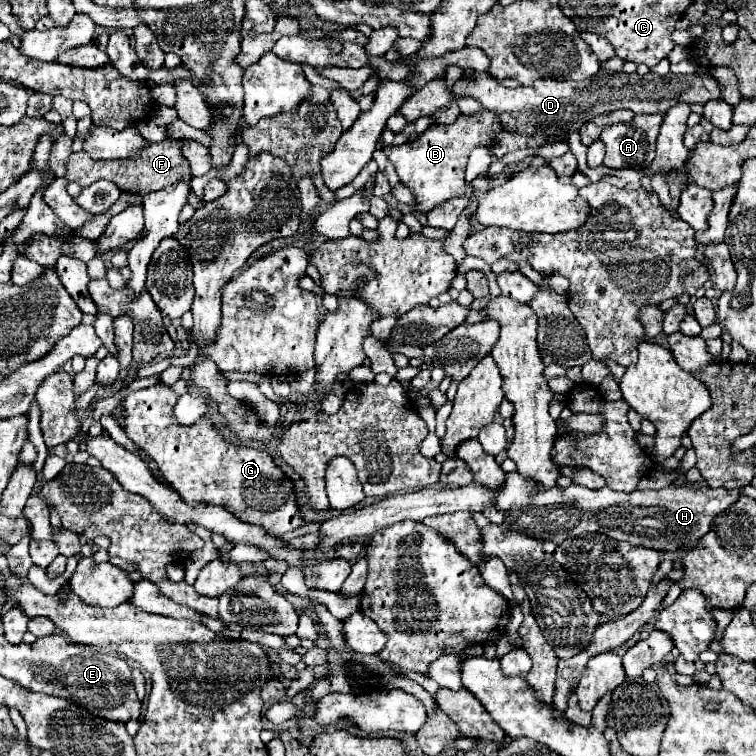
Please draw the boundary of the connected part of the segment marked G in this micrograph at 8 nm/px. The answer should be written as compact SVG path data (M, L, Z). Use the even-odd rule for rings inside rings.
M164 384L136 390L122 400L124 414L116 420L126 436L148 452L166 482L170 482L188 504L196 506L202 502L222 506L230 514L236 514L236 518L272 530L272 534L278 536L304 524L294 482L274 464L274 458L266 450L224 442L208 418L200 418L190 426L180 426L172 416L176 400L178 394Z

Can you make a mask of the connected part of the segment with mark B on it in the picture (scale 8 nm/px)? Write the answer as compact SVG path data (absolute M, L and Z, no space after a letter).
M482 110L480 114L472 114L472 116L462 114L462 116L458 116L458 120L454 124L448 124L448 126L432 124L416 140L404 142L400 146L384 146L382 150L388 156L388 160L394 164L400 180L410 188L414 202L416 202L414 204L416 212L428 214L438 204L442 204L450 198L456 198L456 196L464 196L466 162L468 162L472 148L476 148L478 144L490 148L490 152L500 158L516 148L528 148L528 146L536 148L550 140L560 140L560 138L548 138L542 134L522 136L522 134L502 132L498 116L488 110Z

